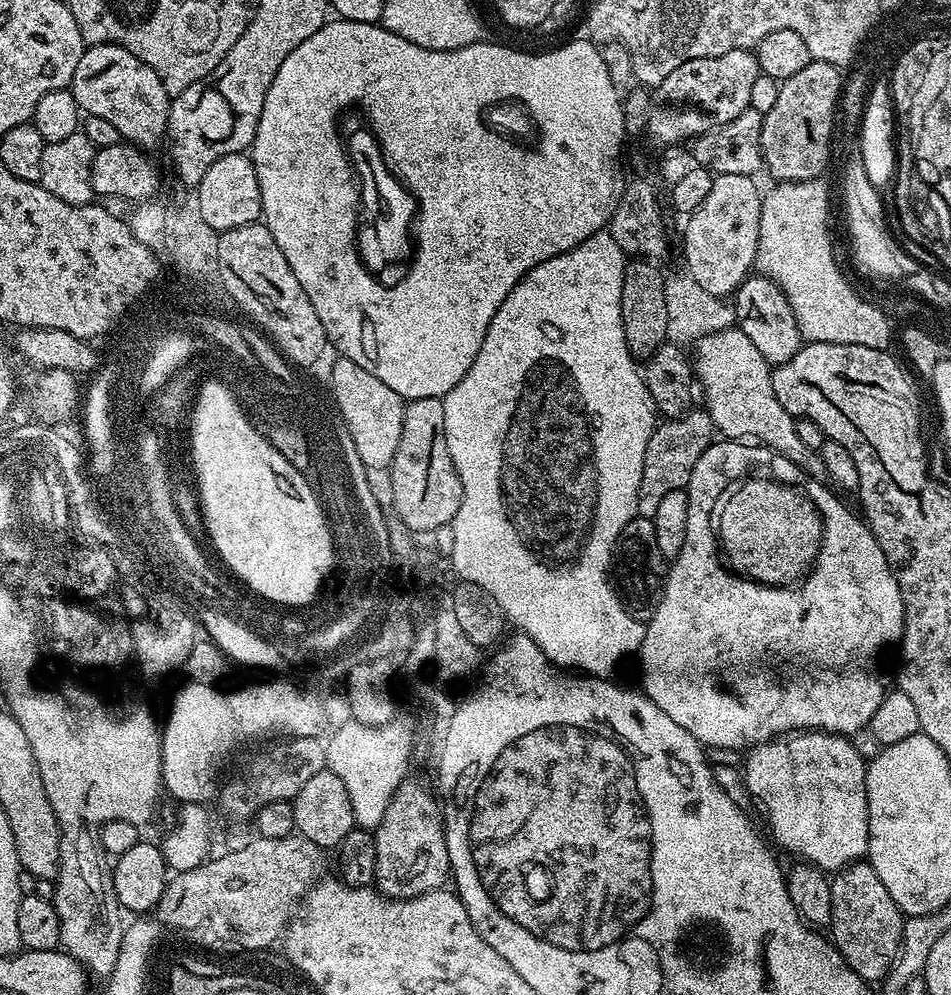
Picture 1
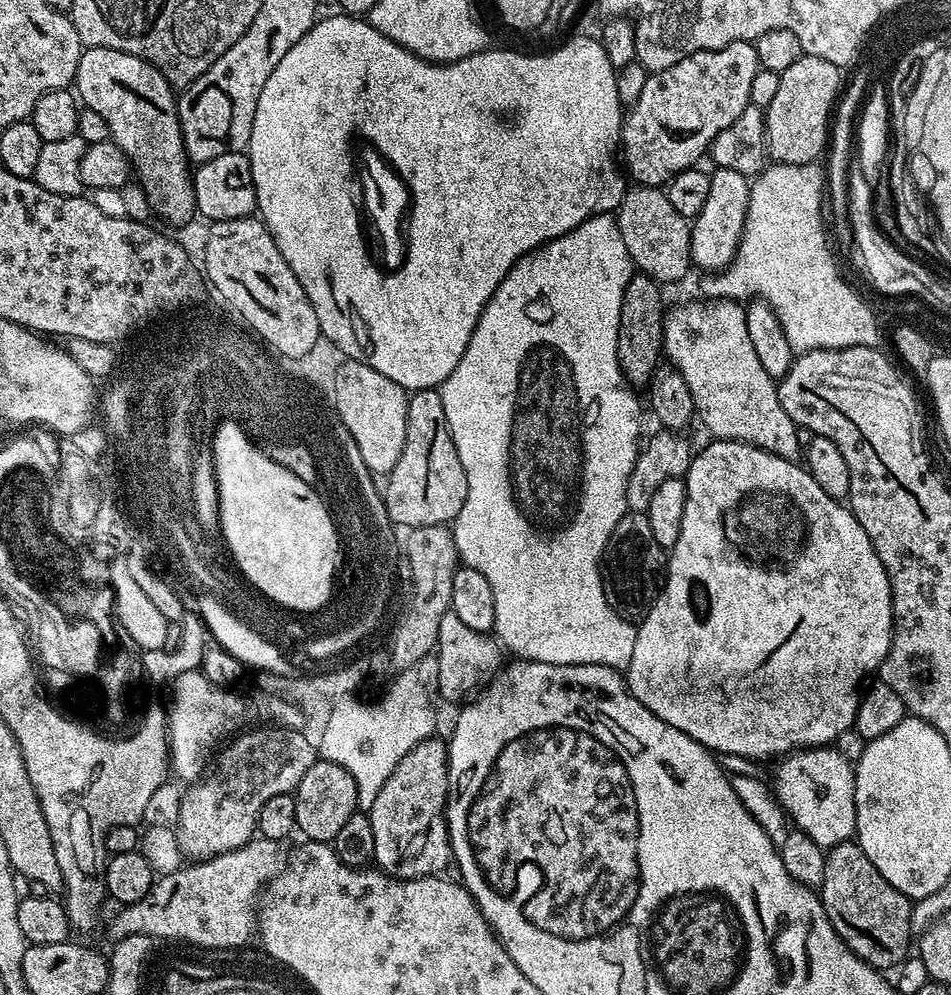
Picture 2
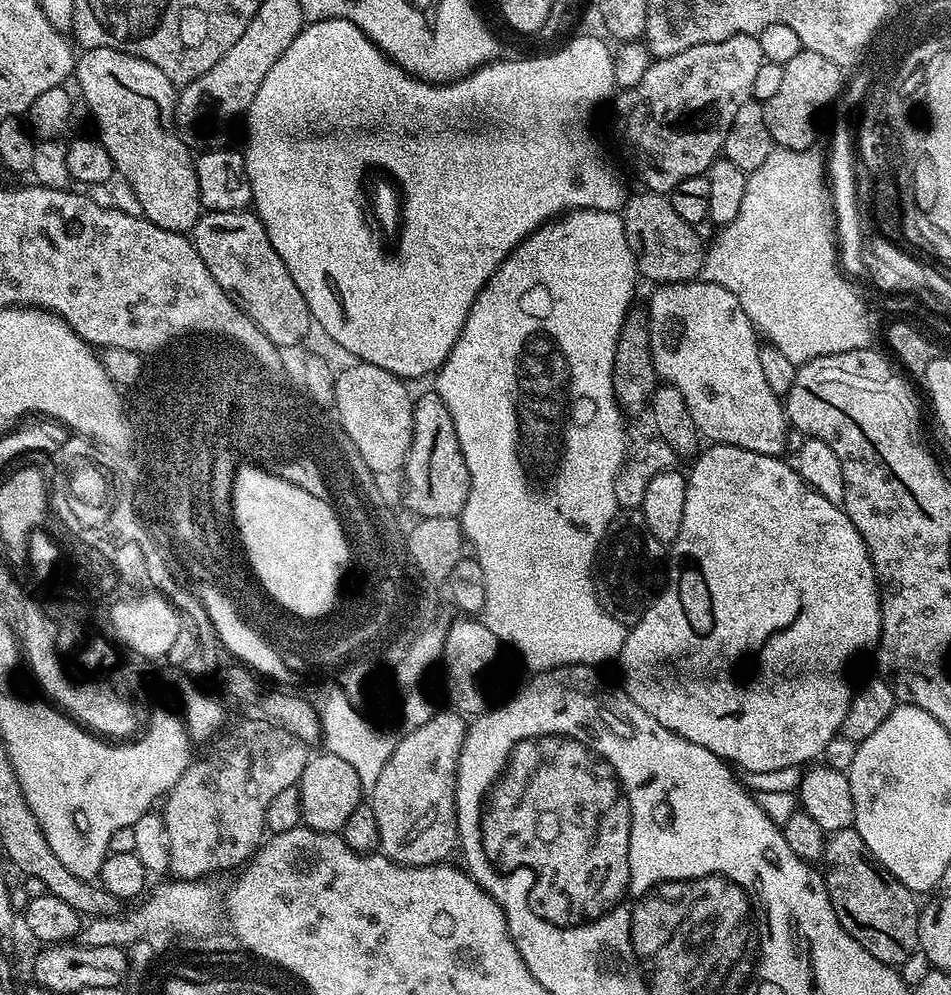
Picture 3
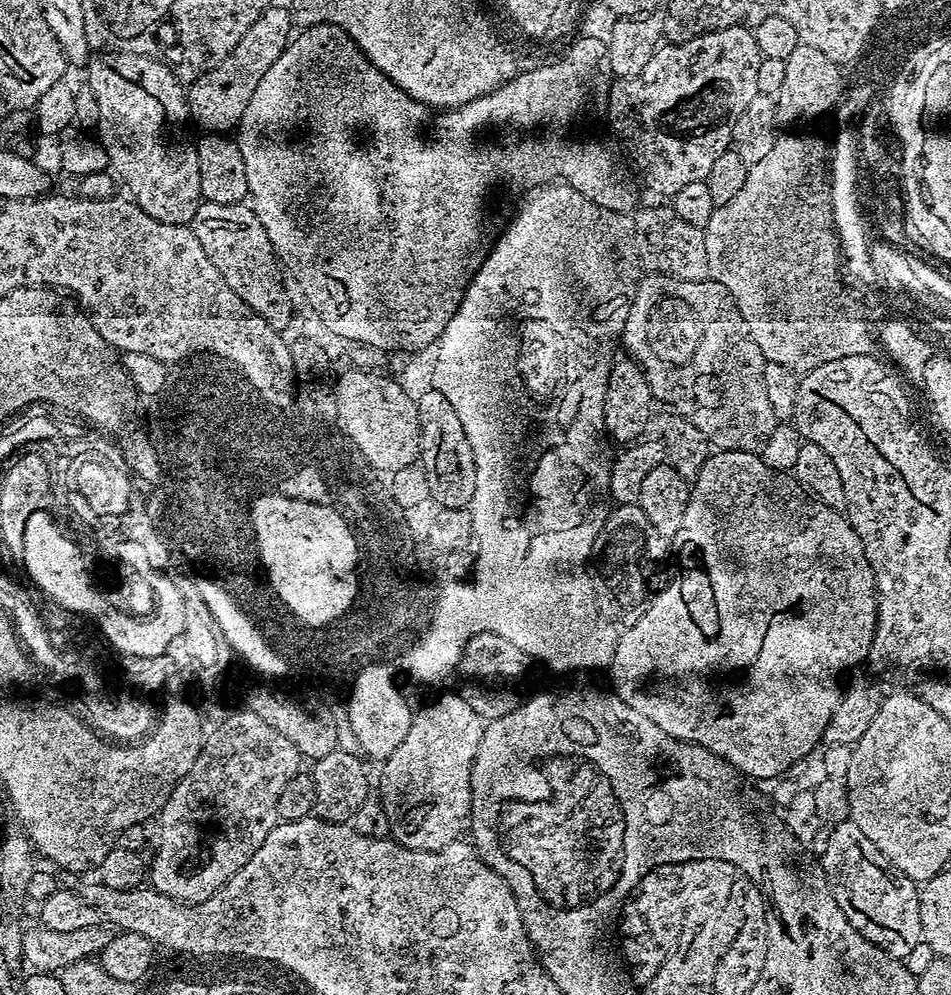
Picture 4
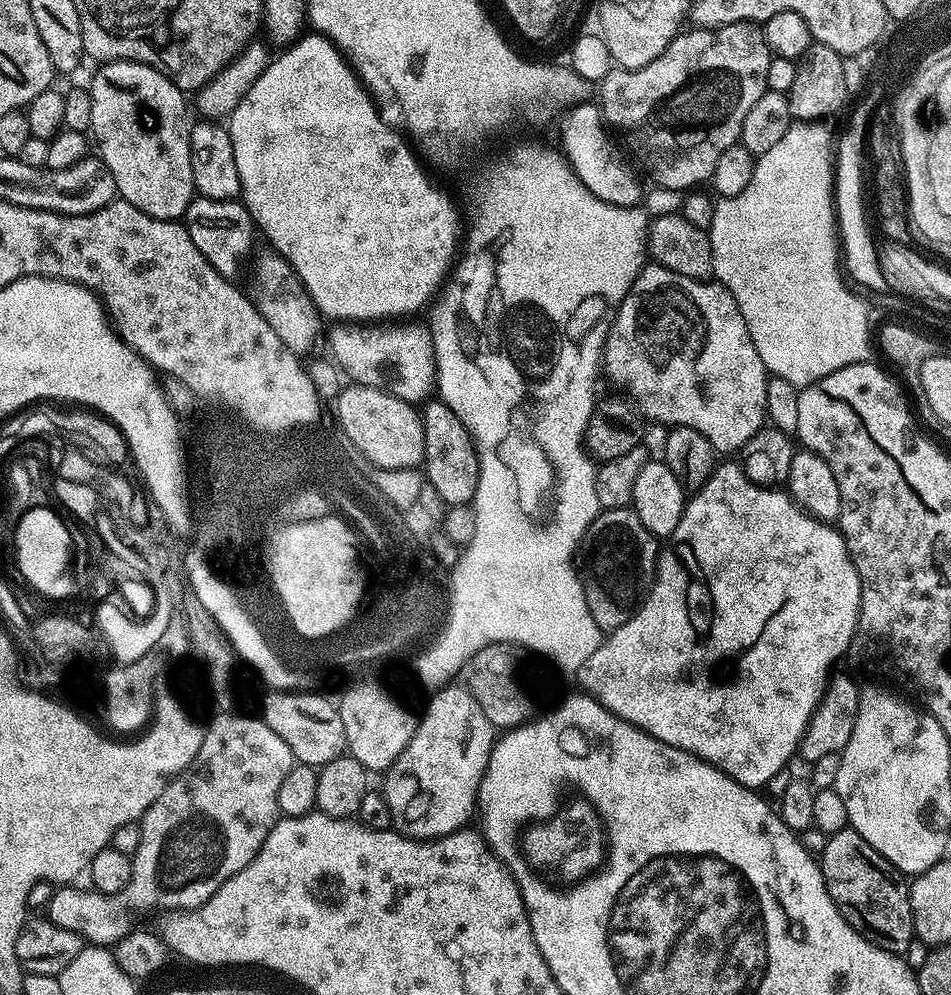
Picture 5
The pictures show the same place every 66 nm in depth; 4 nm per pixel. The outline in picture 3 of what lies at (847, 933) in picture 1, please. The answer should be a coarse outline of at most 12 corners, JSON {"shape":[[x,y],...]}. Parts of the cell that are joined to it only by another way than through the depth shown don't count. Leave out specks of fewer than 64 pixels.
{"shape":[[849,826],[827,837],[824,885],[841,926],[901,966],[921,905]]}

